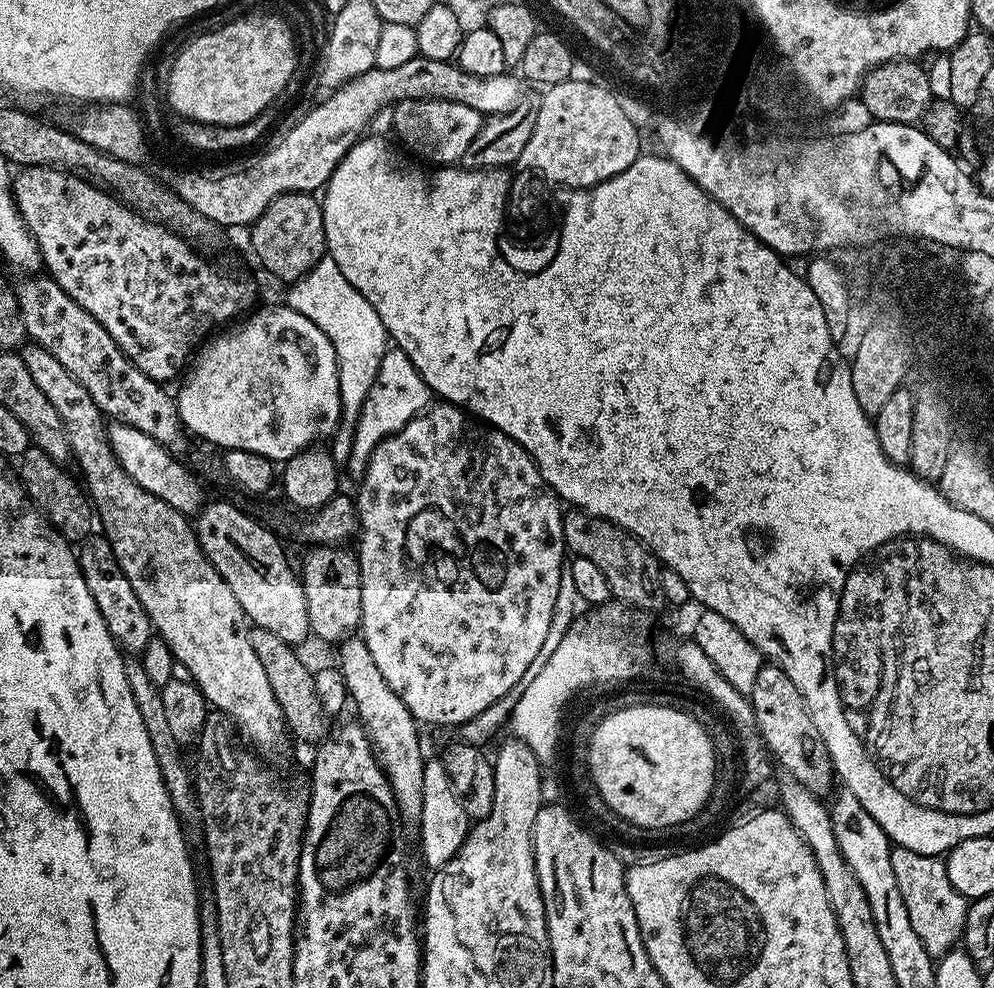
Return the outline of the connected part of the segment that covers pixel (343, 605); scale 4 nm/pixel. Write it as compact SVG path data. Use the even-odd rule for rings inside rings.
M313 547L304 560L302 583L306 606L310 614L311 635L332 646L347 640L359 629L362 618L362 586L360 585L360 558L351 547ZM352 551L352 552L351 552Z

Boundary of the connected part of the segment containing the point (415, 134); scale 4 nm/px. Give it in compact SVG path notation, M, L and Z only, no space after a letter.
M431 98L402 100L393 107L392 132L394 136L397 136L405 144L403 147L413 157L415 157L414 155L421 156L422 159L429 160L432 163L429 165L432 166L452 166L457 162L463 161L470 142L474 142L478 130L484 125L484 121L485 117L482 113L457 100L433 100Z

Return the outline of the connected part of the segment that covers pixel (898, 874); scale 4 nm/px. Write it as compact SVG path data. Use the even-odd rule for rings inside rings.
M893 847L890 863L910 916L910 923L922 945L933 958L953 951L961 943L966 926L969 901L950 882L945 861L939 856L918 854L914 850Z

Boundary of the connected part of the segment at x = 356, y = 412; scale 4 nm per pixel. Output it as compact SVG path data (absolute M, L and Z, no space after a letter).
M330 254L324 255L301 280L291 281L289 288L292 289L286 297L288 307L310 318L310 322L330 338L330 346L334 346L342 419L330 451L337 461L344 462L348 459L348 447L352 445L353 427L360 419L360 411L370 394L370 386L374 386L374 378L378 378L378 366L382 366L382 358L389 350L390 337L382 326L382 318L378 318L378 310L374 310L374 306L370 306L370 302L346 282L346 274L338 270L338 262L334 262Z

